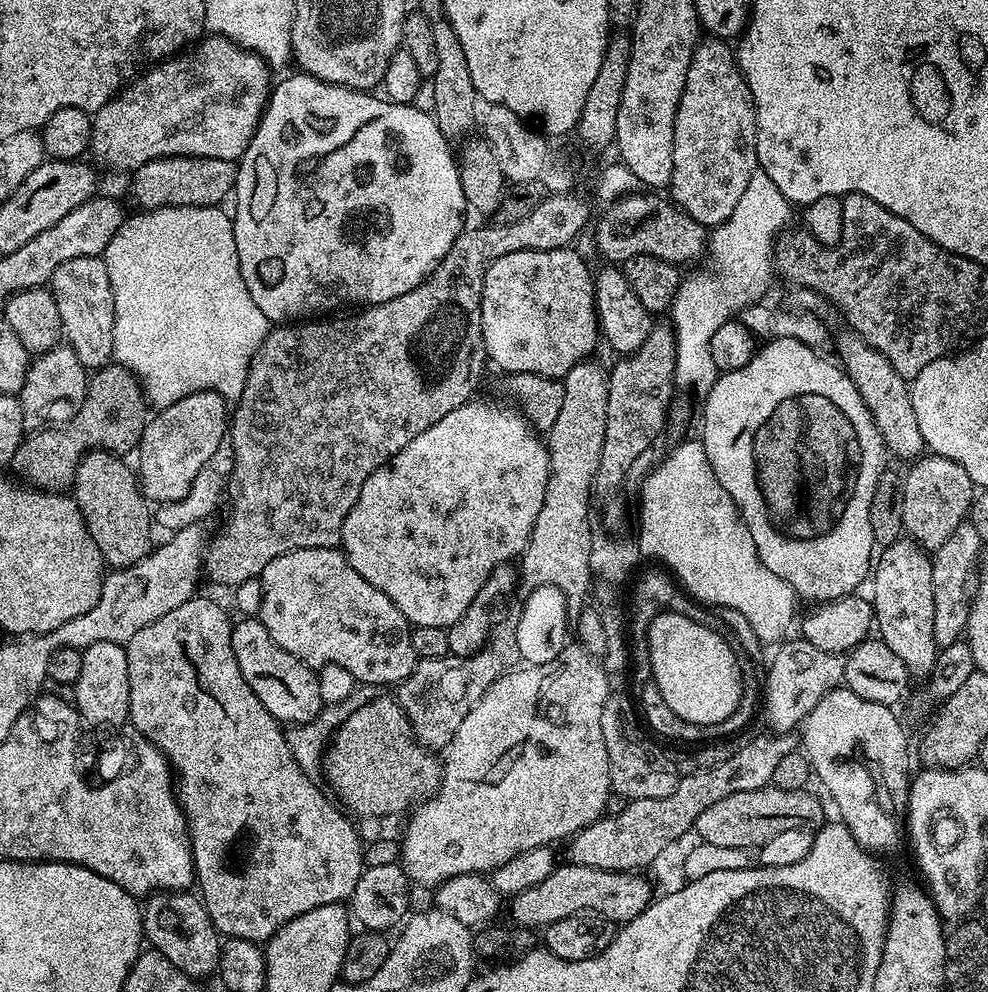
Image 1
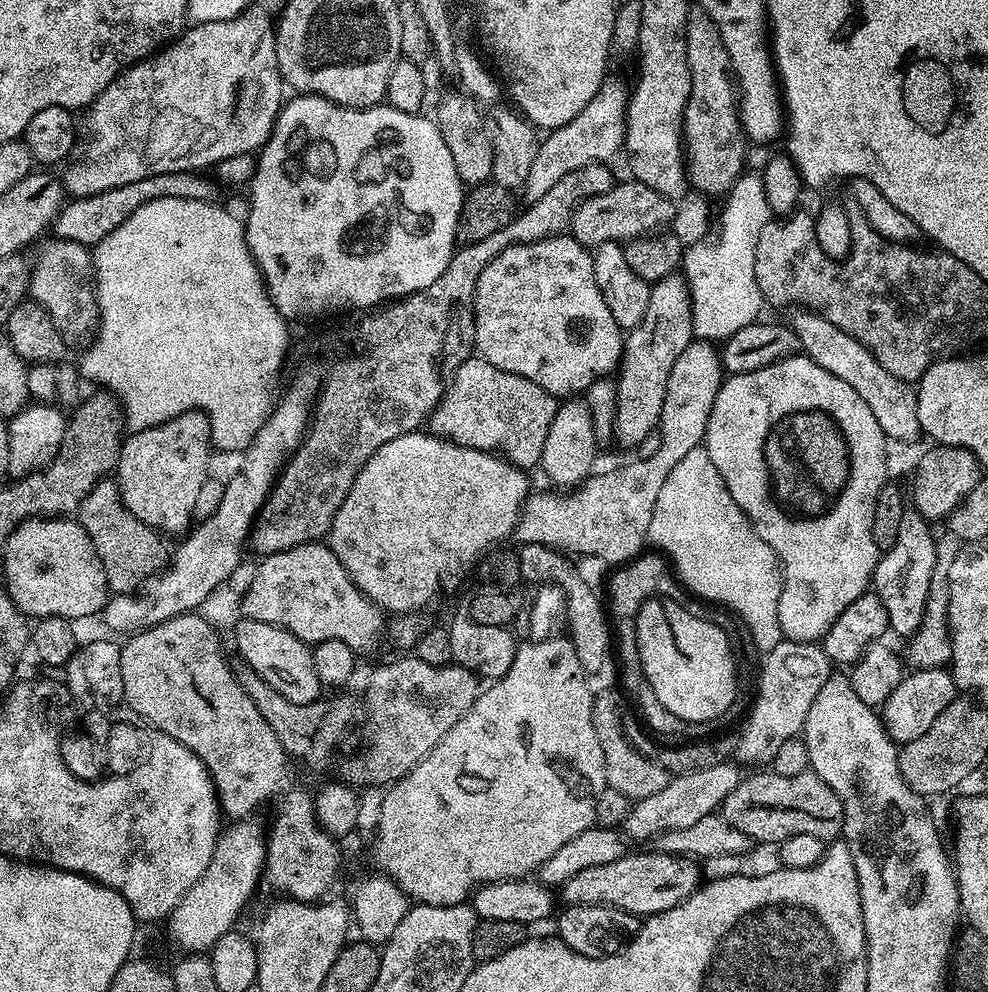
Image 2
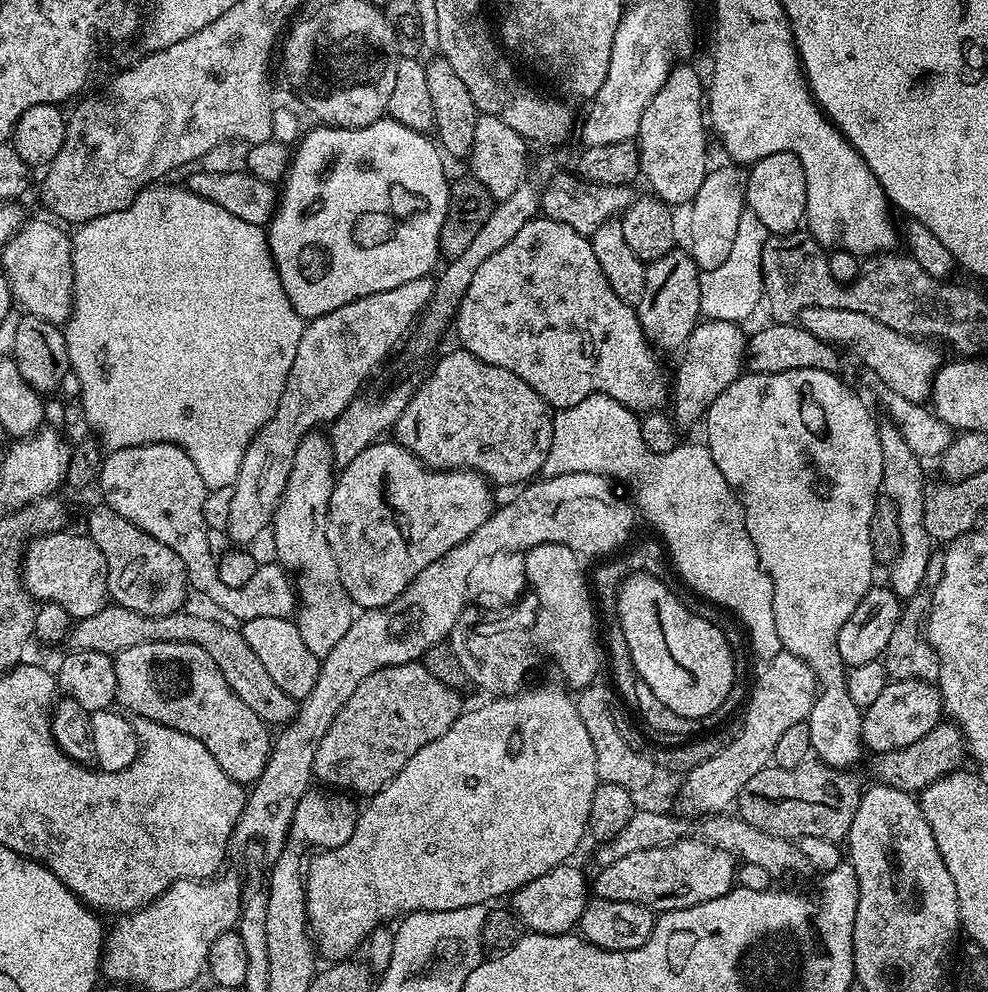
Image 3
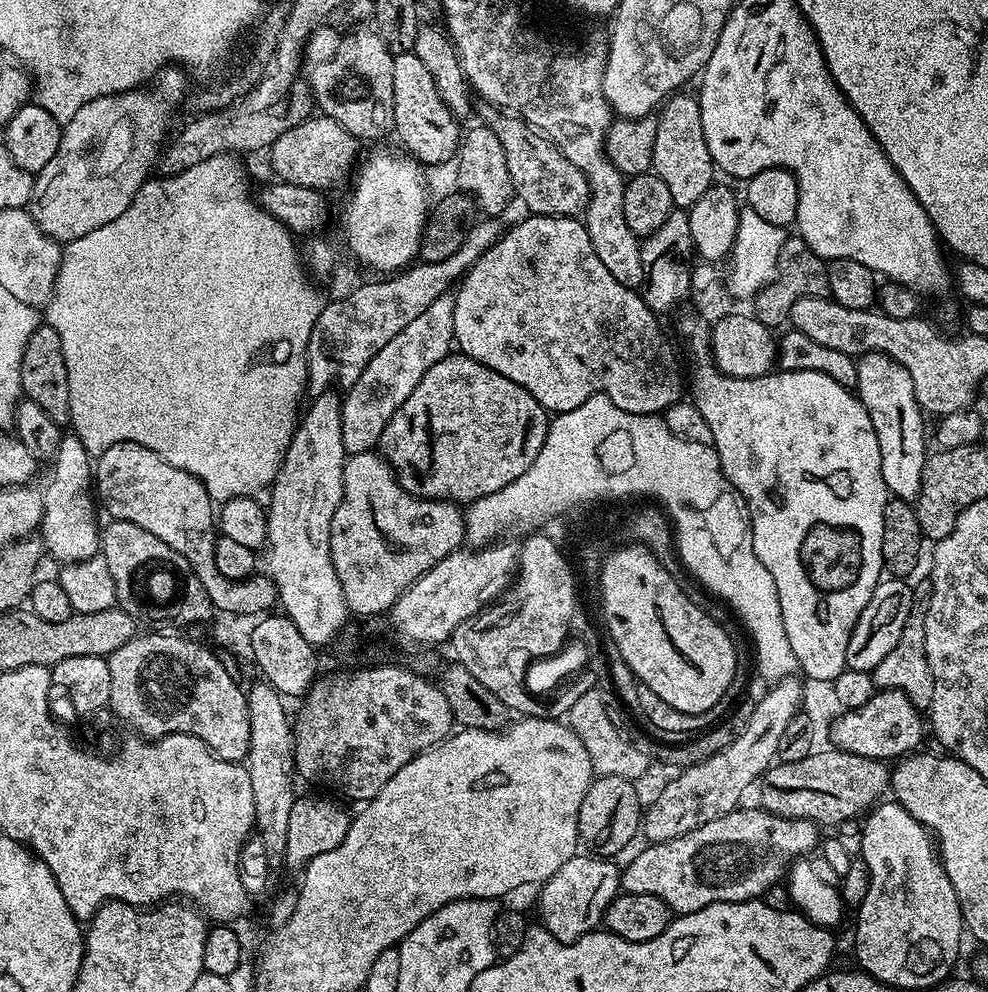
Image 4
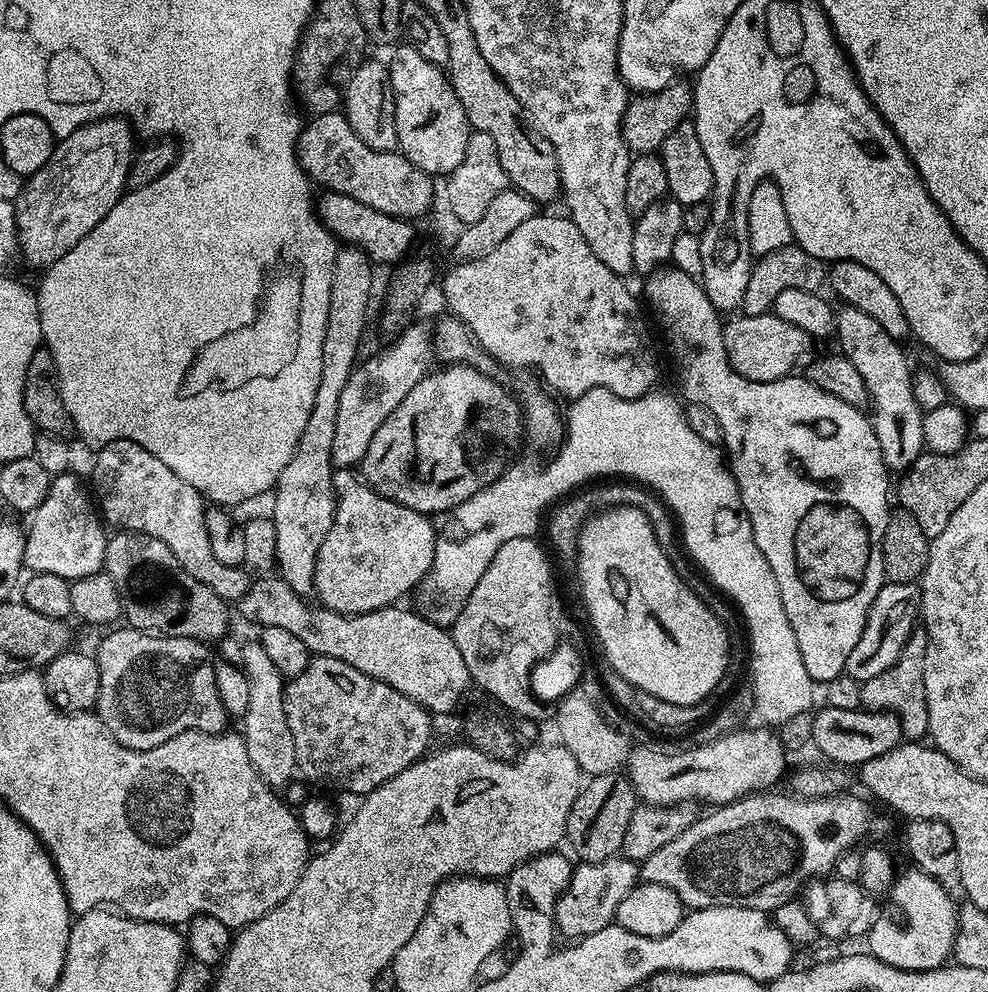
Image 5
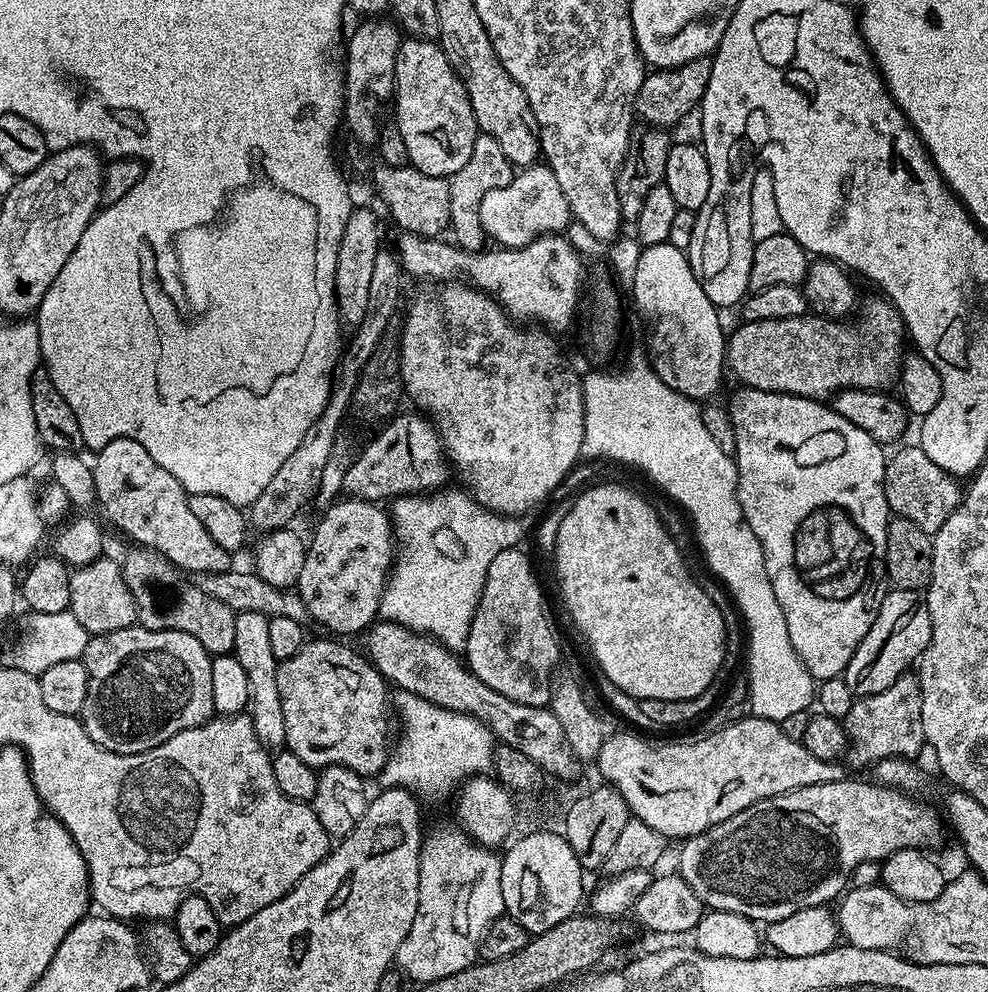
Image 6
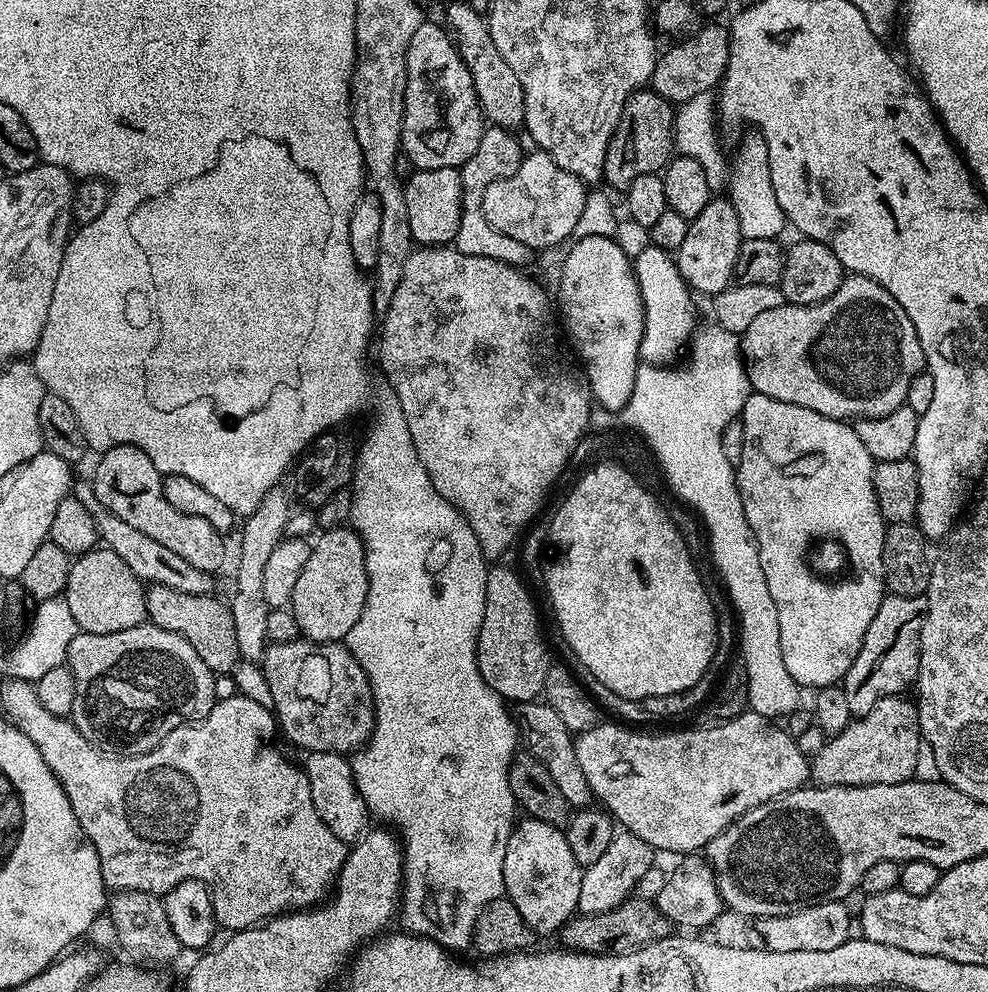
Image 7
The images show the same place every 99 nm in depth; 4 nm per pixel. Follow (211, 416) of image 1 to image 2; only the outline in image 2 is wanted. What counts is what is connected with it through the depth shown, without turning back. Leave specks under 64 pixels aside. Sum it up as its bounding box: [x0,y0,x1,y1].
[114,412,214,534]

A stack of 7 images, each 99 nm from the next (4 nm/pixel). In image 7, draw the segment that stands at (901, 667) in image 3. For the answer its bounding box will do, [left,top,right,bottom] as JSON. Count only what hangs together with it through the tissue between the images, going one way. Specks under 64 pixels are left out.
[811,694,922,787]

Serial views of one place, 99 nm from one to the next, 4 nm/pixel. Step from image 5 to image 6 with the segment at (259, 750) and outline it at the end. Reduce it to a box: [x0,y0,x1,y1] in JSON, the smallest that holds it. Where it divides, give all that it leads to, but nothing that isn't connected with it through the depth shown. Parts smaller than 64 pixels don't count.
[232,612,286,750]

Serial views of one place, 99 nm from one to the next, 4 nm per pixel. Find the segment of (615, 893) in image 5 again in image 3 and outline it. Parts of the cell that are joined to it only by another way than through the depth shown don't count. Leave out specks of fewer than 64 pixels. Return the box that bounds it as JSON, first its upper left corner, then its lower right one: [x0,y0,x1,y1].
[510,862,590,936]

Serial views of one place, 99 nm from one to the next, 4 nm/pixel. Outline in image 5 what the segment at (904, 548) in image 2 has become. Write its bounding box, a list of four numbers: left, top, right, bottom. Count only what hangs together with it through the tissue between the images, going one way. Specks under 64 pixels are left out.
[835,307,925,474]

